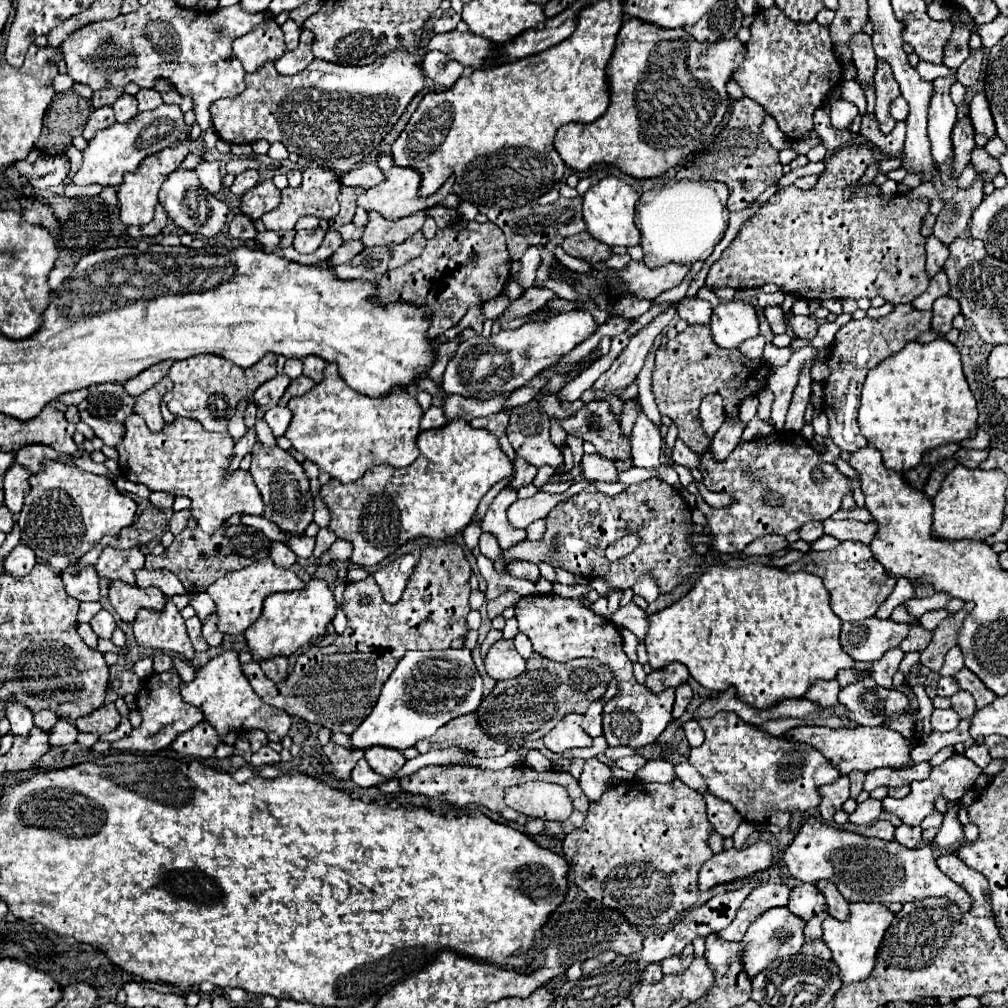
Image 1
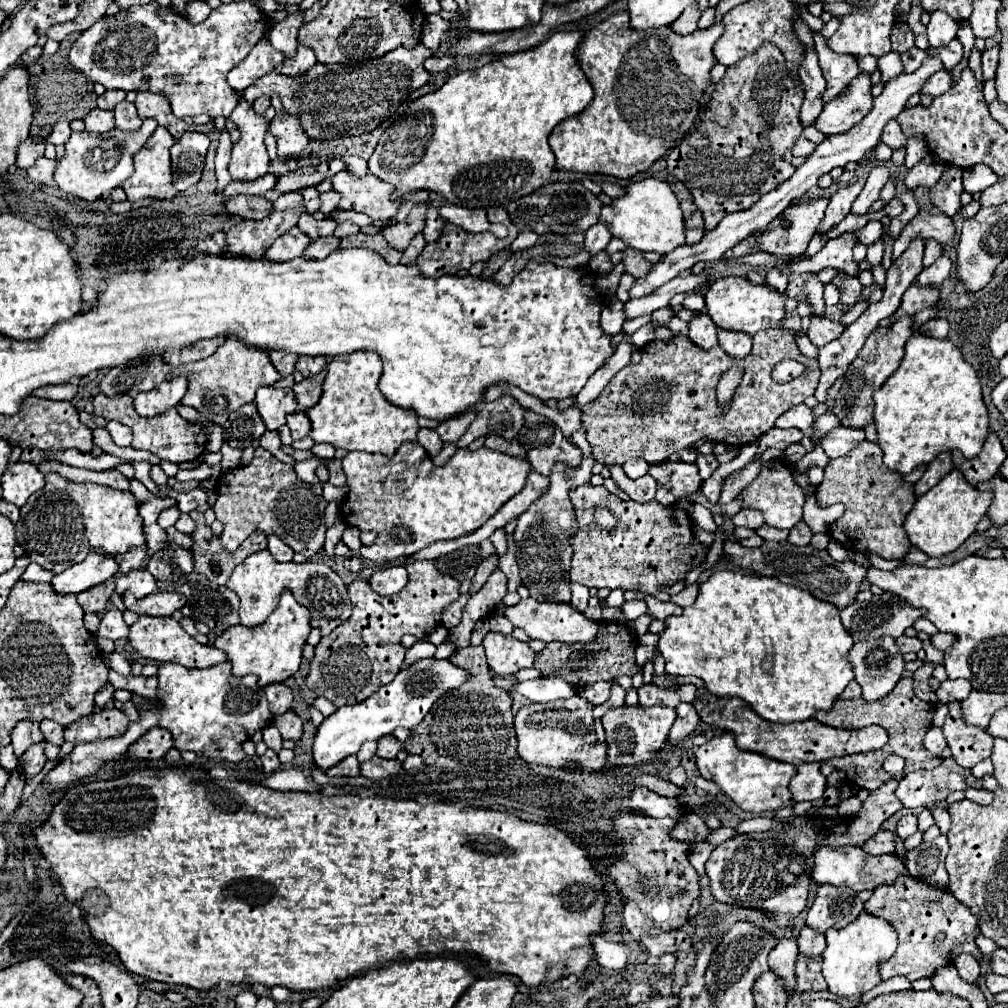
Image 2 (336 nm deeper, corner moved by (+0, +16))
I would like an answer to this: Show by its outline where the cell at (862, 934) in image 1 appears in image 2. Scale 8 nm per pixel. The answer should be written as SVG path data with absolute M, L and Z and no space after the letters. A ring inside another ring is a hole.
M861 912L857 920L853 920L843 930L827 930L827 948L823 952L823 976L829 986L829 992L837 996L859 996L881 982L879 962L871 964L873 958L891 958L897 948L897 932L887 924L887 920L871 916L869 912Z

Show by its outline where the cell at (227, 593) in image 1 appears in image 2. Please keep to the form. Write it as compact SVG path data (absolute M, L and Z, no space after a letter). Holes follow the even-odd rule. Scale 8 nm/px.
M259 550L249 558L245 558L245 562L241 562L233 570L231 578L227 580L227 588L231 588L239 596L241 600L239 618L241 624L247 626L257 626L263 624L263 620L267 620L267 616L275 610L283 588L289 588L297 598L297 602L311 610L311 624L313 628L321 628L323 636L327 636L327 632L331 632L335 626L339 626L343 620L351 616L347 586L329 566L319 562L303 562L303 564L277 562L273 560L269 550Z

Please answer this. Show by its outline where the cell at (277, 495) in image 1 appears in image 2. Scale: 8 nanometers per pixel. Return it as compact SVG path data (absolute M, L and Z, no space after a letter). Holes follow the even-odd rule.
M263 448L255 450L253 460L247 466L225 472L217 480L217 502L213 506L217 520L223 522L219 536L221 546L227 552L235 552L241 542L255 530L279 536L295 552L311 558L325 542L323 510L327 502L321 496L321 484L301 482L293 466L273 458Z

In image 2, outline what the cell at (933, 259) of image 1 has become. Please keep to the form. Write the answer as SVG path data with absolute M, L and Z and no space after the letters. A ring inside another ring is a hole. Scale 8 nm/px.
M943 254L931 266L923 268L923 272L917 276L917 282L921 286L939 286L949 276L949 270L951 270L951 260L949 256Z

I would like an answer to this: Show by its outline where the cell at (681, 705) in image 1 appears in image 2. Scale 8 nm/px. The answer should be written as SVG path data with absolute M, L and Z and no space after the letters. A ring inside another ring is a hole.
M679 704L677 708L677 718L675 718L675 724L669 732L669 740L673 744L677 744L679 740L687 738L689 734L693 734L693 730L699 726L699 716L695 712L695 706L693 704Z

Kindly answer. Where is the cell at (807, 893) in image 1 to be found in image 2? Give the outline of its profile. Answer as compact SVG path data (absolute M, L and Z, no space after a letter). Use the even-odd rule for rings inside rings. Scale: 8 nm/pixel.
M805 924L799 932L799 950L807 956L821 956L821 952L825 950L825 934Z

